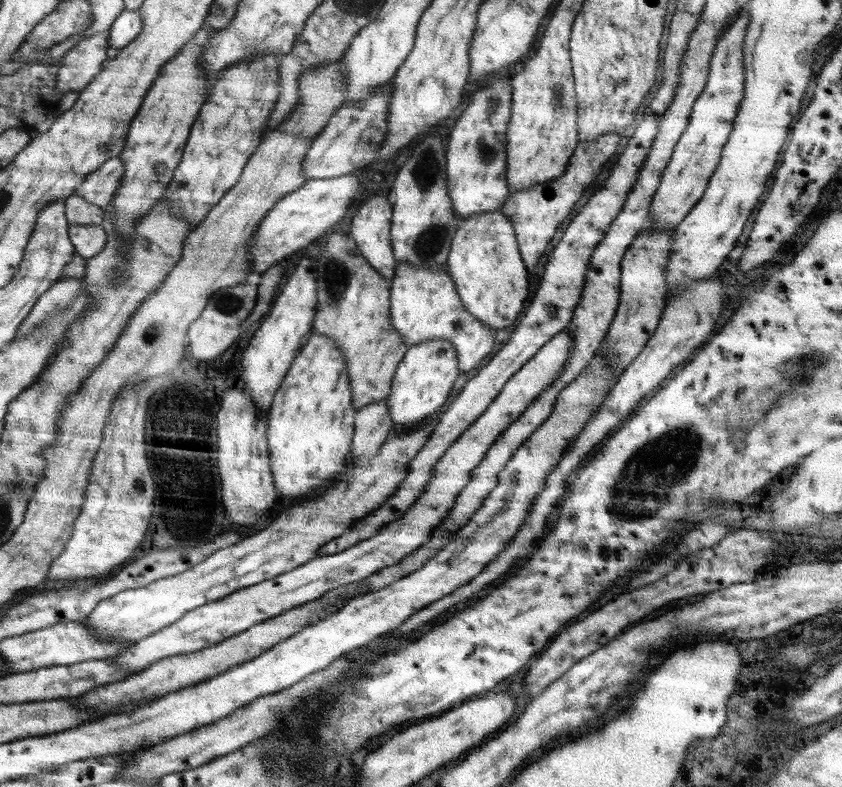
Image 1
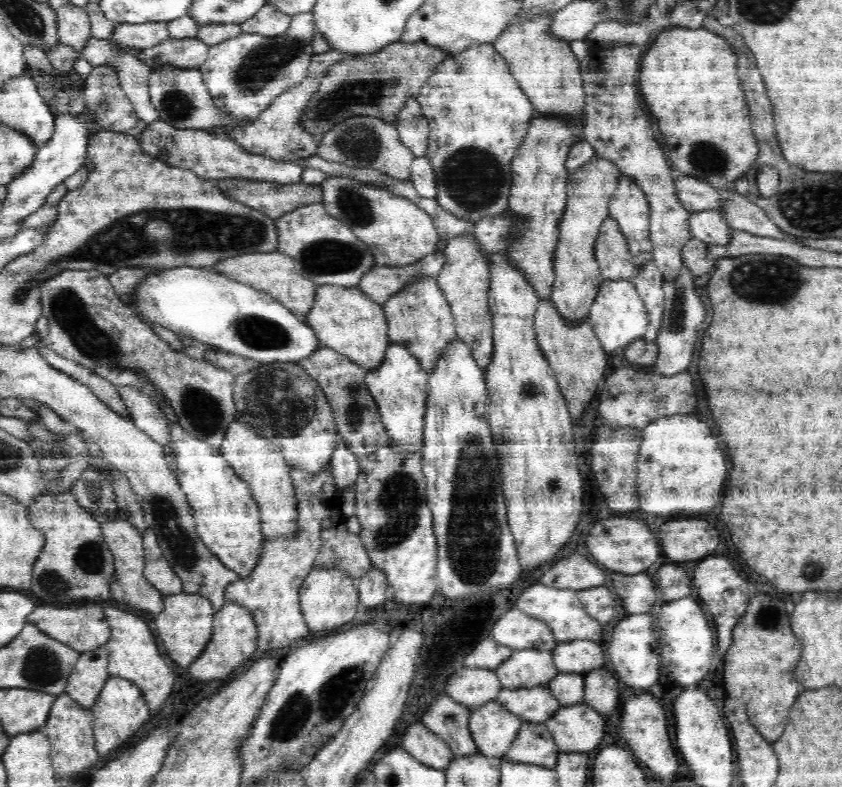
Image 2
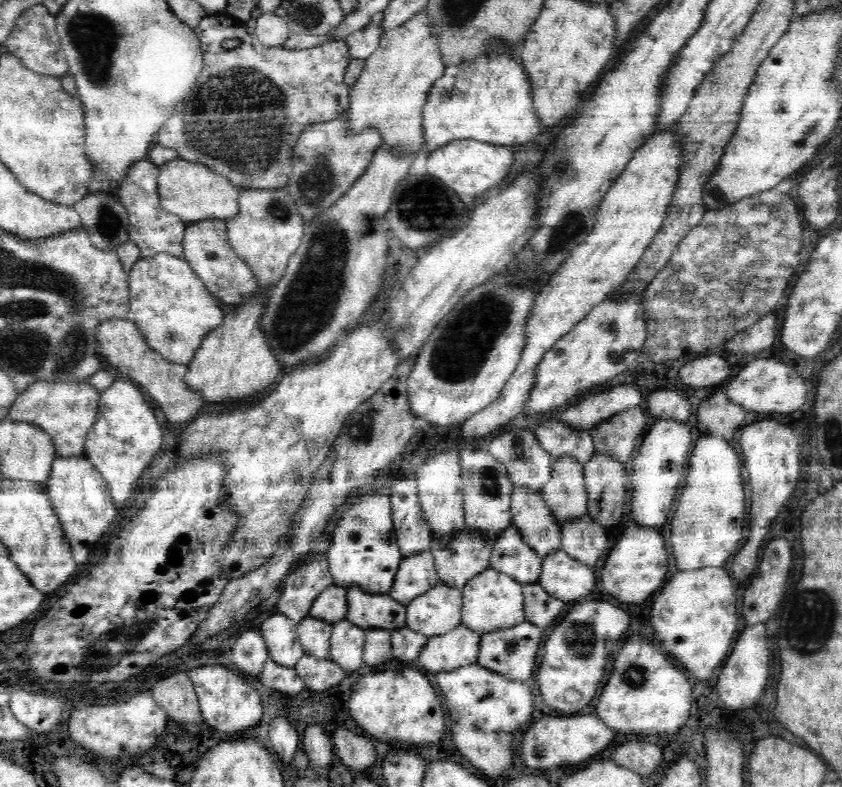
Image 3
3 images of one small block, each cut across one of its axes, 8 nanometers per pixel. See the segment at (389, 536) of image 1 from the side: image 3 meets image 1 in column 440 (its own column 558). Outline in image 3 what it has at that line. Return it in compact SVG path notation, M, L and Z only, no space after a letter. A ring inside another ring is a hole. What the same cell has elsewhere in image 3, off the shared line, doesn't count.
M572 456L553 459L550 480L541 488L543 499L562 526L588 515L584 465Z

